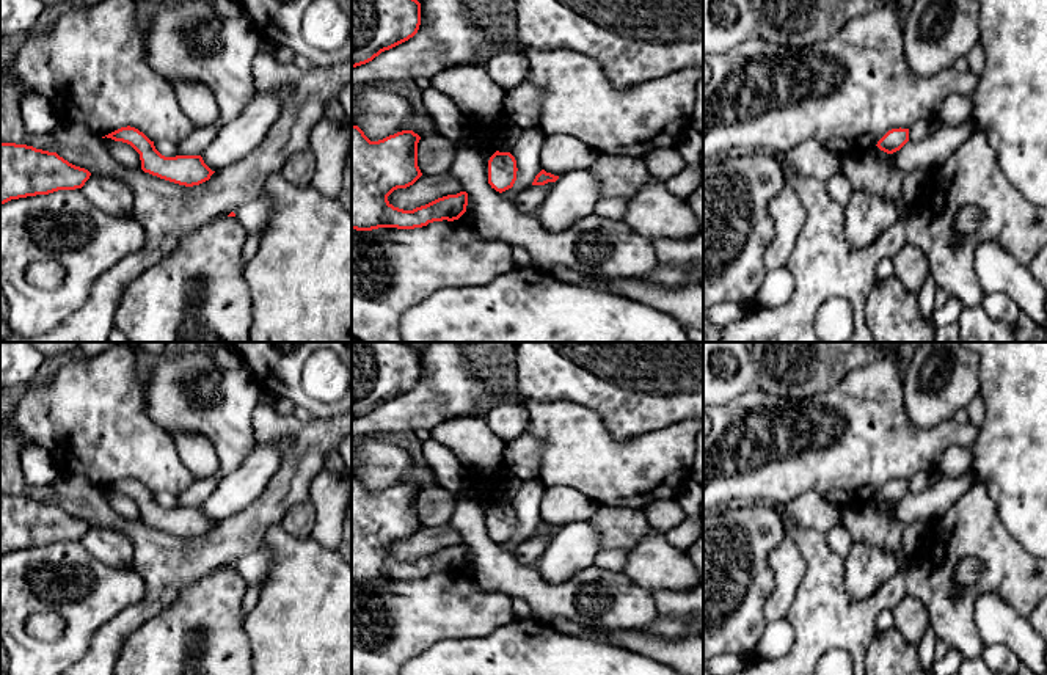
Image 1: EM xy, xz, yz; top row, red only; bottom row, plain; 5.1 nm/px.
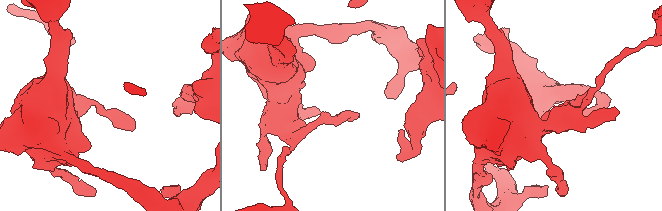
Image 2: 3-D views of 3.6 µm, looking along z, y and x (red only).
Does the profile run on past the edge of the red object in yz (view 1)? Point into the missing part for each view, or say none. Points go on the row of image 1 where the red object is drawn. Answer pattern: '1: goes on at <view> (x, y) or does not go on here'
1: does not go on here

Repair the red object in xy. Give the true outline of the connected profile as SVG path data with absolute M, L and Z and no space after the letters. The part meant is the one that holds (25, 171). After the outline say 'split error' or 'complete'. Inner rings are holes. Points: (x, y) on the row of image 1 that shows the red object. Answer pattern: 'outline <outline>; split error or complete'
outline M0 143L0 206L19 198L82 188L91 173L57 152Z; complete

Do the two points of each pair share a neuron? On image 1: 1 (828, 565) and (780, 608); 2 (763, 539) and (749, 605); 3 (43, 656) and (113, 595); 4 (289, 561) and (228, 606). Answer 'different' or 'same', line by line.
1: different
2: same
3: same
4: different

